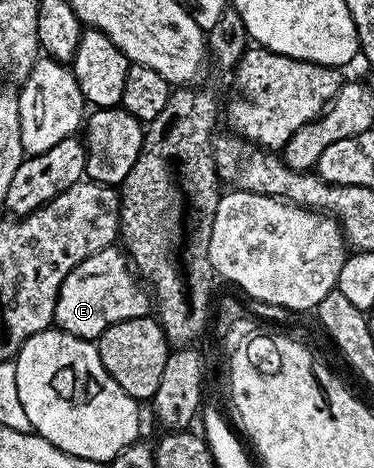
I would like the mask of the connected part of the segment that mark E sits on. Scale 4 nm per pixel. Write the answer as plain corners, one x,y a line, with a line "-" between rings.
111,246
84,258
84,262
80,262
80,266
76,266
68,278
64,278
56,298
54,324
73,336
97,341
108,326
121,320
145,316
151,308
151,293
132,271
131,261
125,251
121,247

